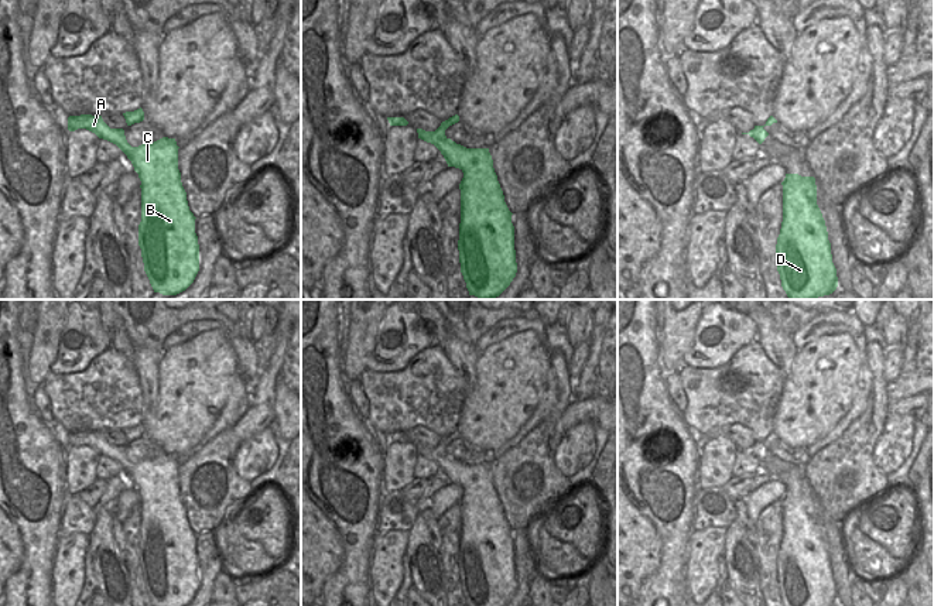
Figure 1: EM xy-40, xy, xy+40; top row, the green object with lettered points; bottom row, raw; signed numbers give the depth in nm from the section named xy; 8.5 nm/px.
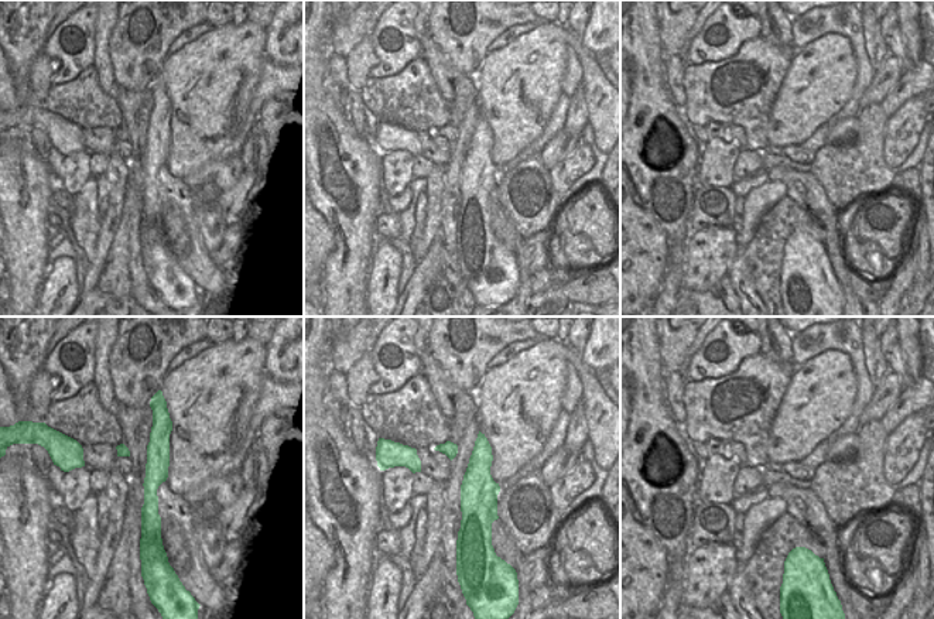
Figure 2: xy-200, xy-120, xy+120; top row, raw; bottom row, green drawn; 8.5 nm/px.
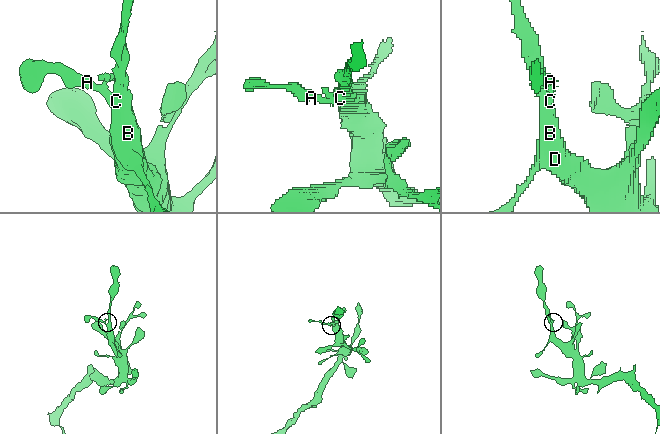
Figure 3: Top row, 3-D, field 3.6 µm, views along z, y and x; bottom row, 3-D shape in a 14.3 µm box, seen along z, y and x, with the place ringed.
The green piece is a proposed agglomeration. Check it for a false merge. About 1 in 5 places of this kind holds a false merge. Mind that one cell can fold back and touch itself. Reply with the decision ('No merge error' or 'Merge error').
No merge error.

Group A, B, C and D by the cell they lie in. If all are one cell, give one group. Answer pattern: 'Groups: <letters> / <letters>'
Groups: A B C D.

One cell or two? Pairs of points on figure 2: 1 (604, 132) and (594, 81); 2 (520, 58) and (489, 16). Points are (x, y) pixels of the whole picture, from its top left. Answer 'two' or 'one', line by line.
1: one
2: two

